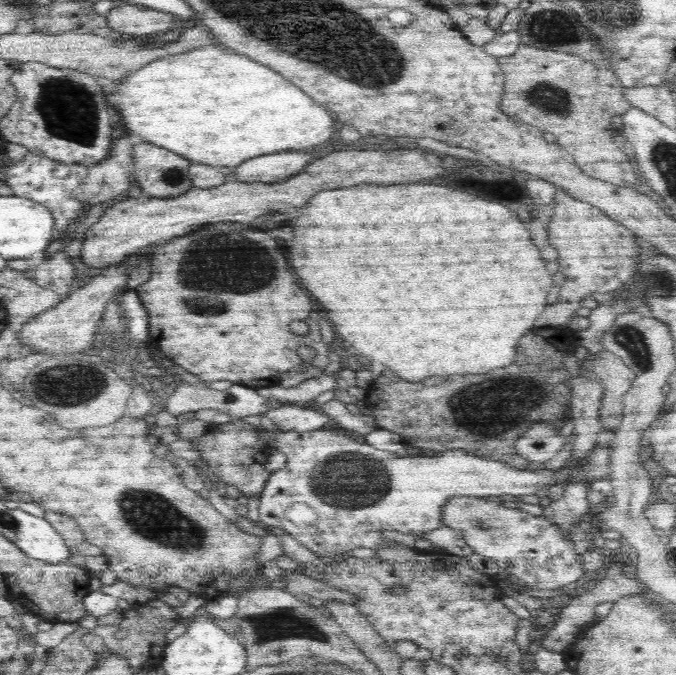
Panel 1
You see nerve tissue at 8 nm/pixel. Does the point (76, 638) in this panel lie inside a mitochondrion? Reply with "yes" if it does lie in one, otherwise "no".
no

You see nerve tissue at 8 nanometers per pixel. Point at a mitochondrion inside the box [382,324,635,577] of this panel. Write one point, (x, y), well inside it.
(481, 402)

